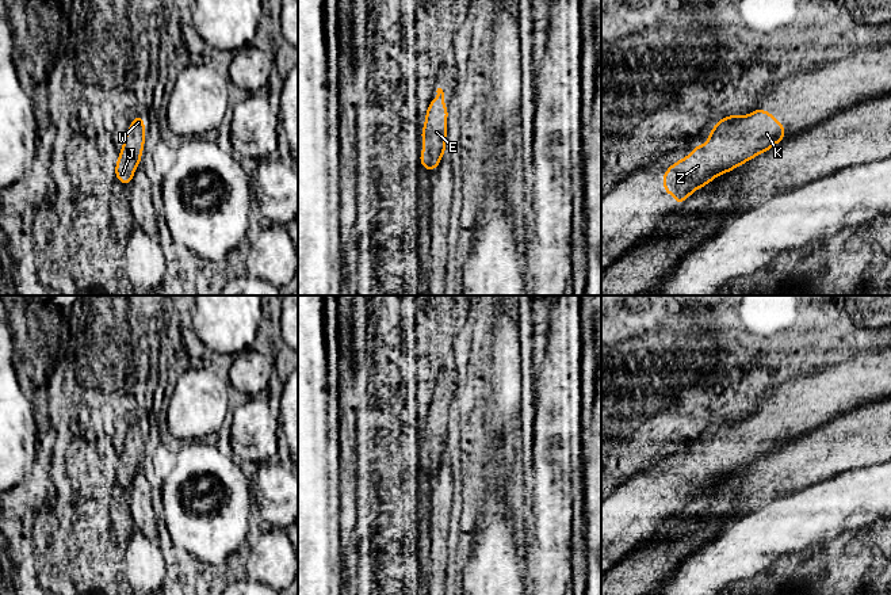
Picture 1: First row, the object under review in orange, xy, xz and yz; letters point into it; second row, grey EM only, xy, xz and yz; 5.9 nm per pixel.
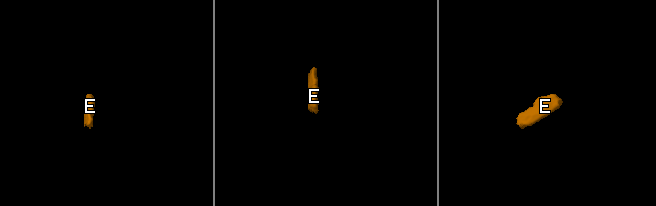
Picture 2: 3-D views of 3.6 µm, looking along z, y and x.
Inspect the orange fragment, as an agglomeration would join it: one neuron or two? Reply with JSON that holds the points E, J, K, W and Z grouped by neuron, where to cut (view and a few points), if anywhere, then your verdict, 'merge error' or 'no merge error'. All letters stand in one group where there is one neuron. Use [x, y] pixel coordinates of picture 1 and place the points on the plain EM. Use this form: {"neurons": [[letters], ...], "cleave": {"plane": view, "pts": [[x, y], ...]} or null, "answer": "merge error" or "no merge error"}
{"neurons": [["E", "J", "K", "W", "Z"]], "cleave": null, "answer": "no merge error"}

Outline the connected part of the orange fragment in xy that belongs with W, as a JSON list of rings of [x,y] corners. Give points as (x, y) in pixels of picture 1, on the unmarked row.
[[[135,419],[130,431],[126,434],[123,450],[115,468],[115,480],[121,487],[130,489],[145,449],[145,424]]]

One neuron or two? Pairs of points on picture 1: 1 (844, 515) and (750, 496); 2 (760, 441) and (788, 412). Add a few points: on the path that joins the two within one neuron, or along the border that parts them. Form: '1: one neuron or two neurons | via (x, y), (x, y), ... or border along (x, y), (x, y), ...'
1: two neurons | border along (803, 488), (777, 496), (745, 515)
2: one neuron | via (767, 434), (781, 419)

